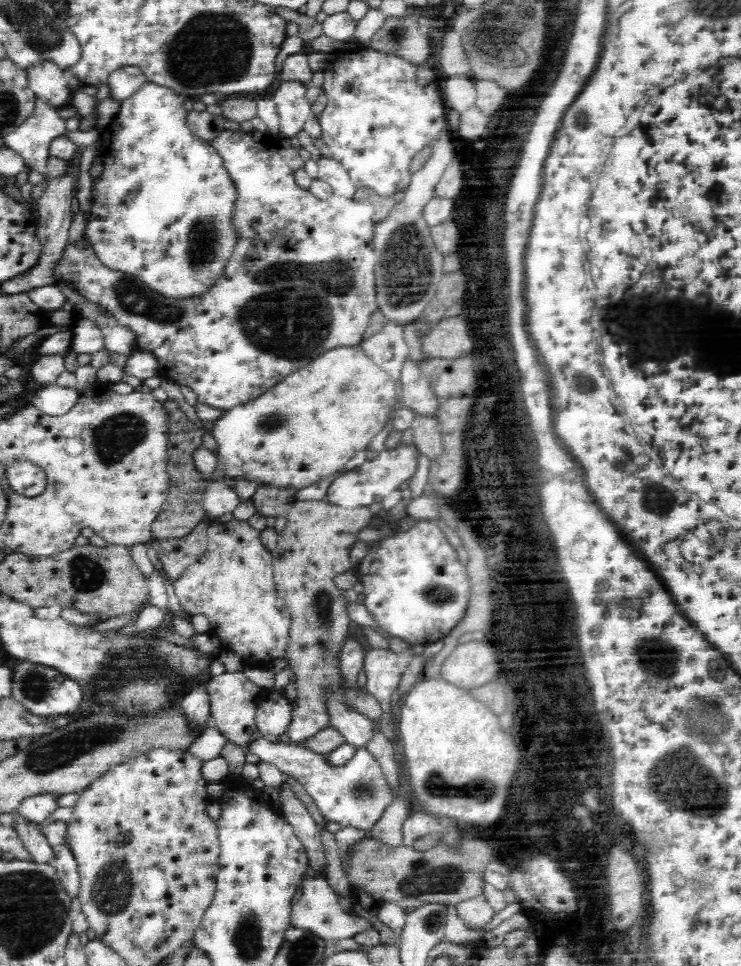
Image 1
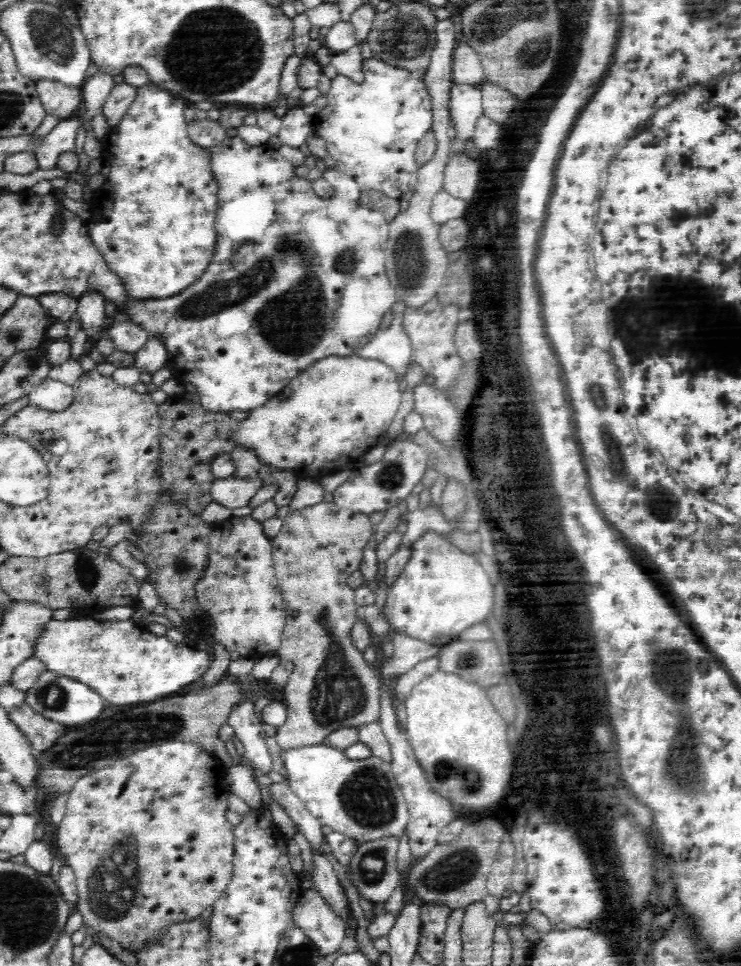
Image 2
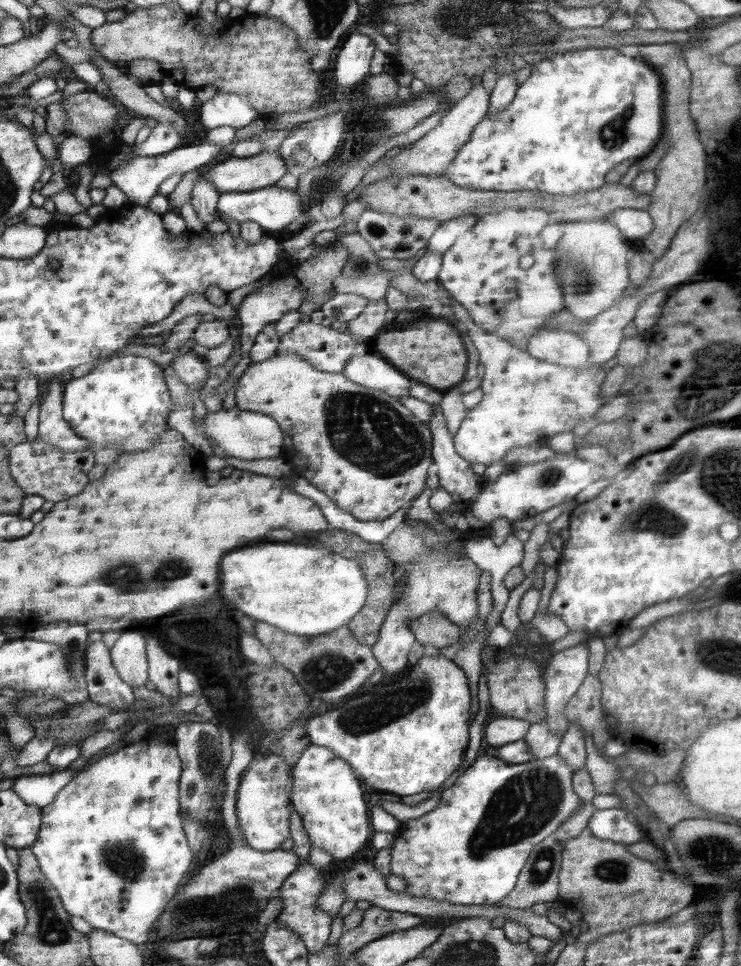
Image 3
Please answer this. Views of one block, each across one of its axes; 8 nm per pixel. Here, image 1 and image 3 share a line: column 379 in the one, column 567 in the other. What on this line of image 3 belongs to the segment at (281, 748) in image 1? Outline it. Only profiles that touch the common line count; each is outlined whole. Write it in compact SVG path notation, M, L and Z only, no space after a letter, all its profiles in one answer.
M491 750L479 754L452 786L440 792L441 800L436 808L403 823L403 830L394 837L390 849L391 875L403 877L407 883L403 893L413 897L427 897L463 906L495 904L513 890L535 844L551 836L557 826L582 806L572 790L574 775L568 764L557 755L506 764L491 754Z

